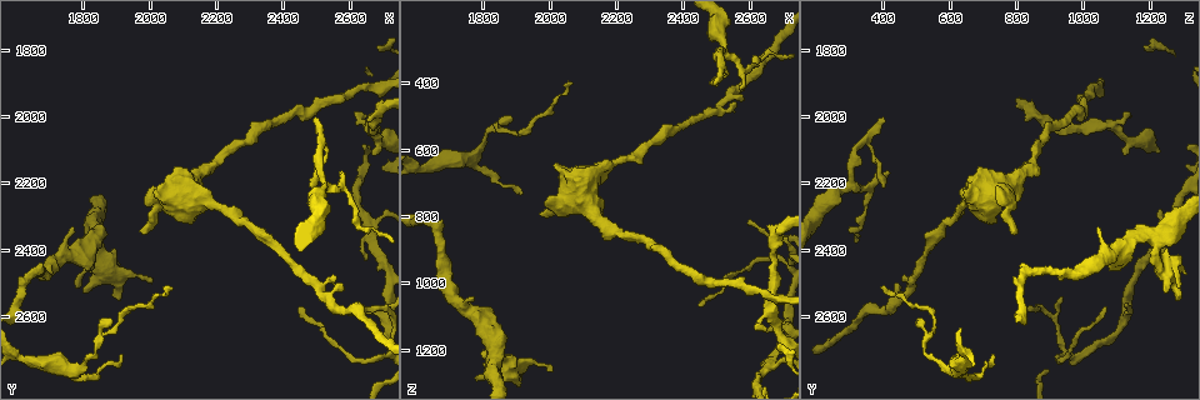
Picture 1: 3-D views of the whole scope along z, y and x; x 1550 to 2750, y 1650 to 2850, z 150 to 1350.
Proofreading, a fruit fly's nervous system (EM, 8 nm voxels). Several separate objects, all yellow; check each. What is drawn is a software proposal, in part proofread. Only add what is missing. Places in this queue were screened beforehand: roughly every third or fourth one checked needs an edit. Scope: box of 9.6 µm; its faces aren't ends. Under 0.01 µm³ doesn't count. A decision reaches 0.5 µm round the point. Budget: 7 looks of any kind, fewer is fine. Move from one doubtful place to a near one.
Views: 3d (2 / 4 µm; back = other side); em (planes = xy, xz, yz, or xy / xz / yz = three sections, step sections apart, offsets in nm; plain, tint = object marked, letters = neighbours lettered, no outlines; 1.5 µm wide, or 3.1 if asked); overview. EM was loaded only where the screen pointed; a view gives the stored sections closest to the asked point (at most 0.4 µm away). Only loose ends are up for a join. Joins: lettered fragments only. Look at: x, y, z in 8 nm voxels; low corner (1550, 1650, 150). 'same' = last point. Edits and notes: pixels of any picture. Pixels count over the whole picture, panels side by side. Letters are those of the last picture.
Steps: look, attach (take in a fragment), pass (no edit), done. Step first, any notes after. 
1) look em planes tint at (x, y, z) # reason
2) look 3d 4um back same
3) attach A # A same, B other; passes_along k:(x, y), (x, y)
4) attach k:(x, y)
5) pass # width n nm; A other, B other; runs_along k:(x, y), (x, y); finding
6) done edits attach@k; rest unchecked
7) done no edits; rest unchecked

look em planes letters at (2490, 2010, 400) # an open end

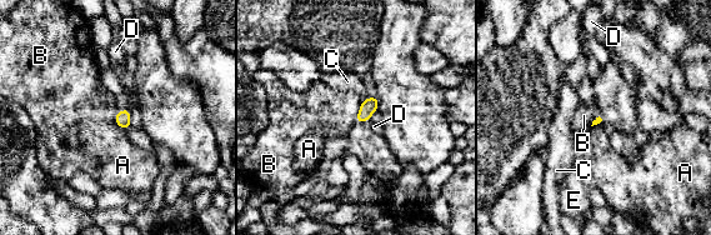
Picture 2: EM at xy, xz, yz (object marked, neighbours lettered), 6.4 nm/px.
pass # A other, B other, C other, D other, E other; border 2:(360, 101), (355, 121); no lettered fragment goes on from it

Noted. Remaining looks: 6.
look 3d 4um at (2570, 2490, 460) # an open end

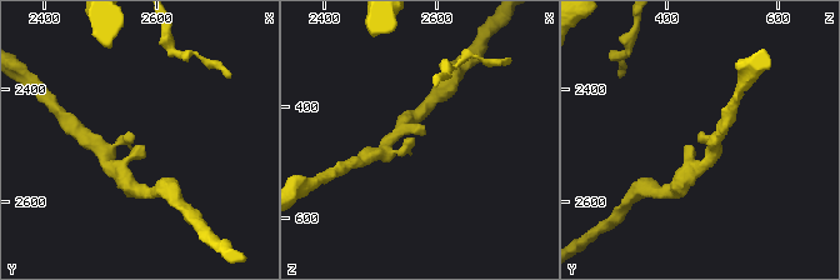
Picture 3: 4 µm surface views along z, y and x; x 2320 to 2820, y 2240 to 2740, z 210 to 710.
look em planes letters at (2560, 2490, 460) # arm_widths 180, 200 nm; shape alone is not enough

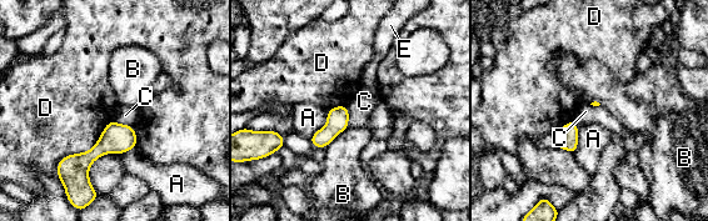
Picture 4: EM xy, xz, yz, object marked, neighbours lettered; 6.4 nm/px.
pass # A other, B other, C other, D other, E other; border 4:(345, 105), (348, 126); none of them fits

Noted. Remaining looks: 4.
look em planes letters at (2450, 2580, 1070)

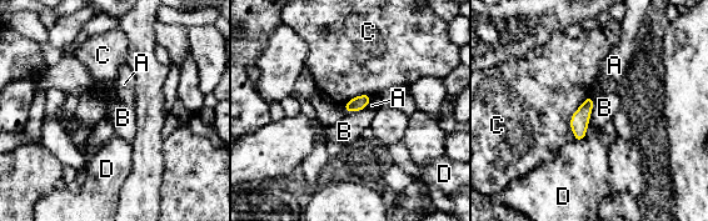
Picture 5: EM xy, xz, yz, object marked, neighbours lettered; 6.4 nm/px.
pass # A other, B other, C other, D other; border 5:(594, 100), (587, 126); no lettered fragment goes on from it

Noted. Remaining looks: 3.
done no edits; rest unchecked

